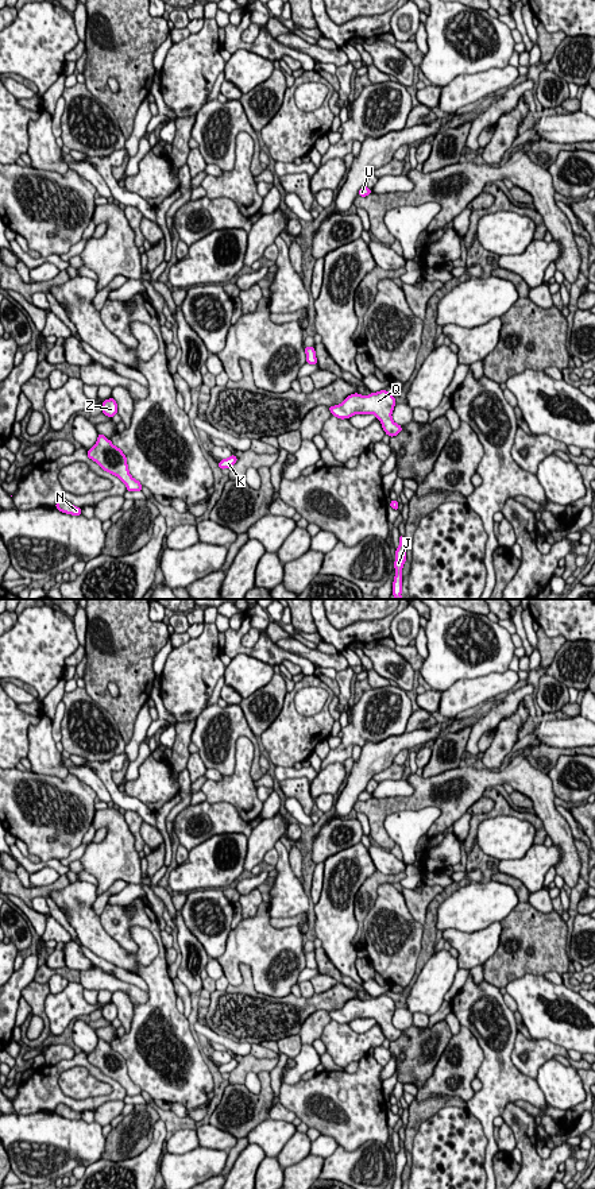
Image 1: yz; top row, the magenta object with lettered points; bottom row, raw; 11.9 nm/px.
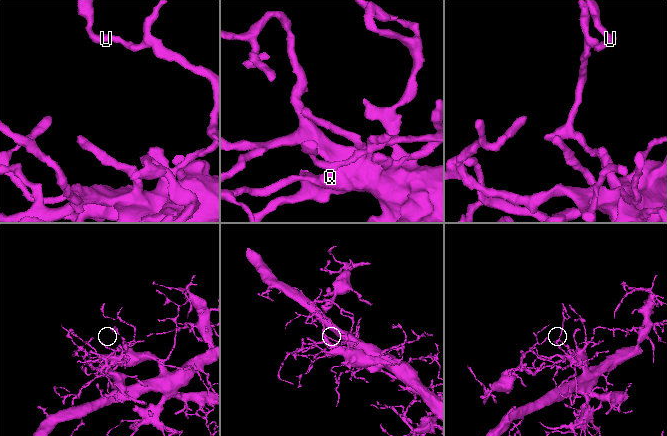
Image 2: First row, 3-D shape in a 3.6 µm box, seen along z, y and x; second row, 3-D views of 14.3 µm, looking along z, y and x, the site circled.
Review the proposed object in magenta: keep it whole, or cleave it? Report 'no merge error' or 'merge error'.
no merge error

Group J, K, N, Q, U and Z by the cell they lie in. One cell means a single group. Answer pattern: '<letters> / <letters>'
J K N Q U Z

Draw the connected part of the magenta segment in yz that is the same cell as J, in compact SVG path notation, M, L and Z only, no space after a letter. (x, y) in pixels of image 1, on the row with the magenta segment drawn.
M399 534L399 547L395 551L395 561L394 561L394 568L395 568L395 576L393 582L393 595L395 599L402 599L401 592L402 592L402 568L406 561L406 549L405 549L405 538L403 536Z

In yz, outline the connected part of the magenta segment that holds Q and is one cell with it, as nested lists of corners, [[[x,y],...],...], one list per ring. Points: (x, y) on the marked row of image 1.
[[[380,390],[370,395],[351,394],[340,405],[329,406],[329,410],[332,416],[341,420],[355,414],[375,414],[386,435],[393,437],[402,431],[402,426],[393,421],[391,413],[394,406],[395,398],[393,394]]]

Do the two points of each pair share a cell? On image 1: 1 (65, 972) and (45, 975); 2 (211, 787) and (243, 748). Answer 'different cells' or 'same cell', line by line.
1: same cell
2: same cell

